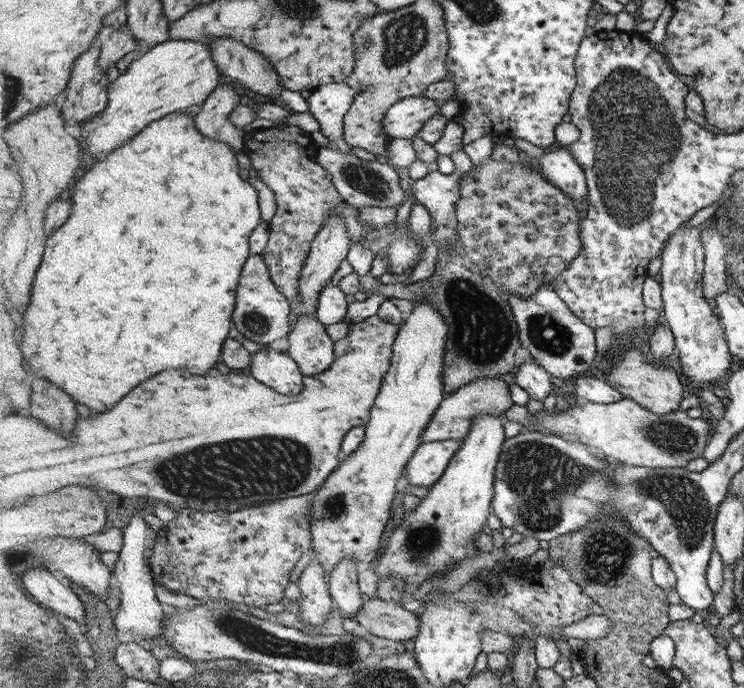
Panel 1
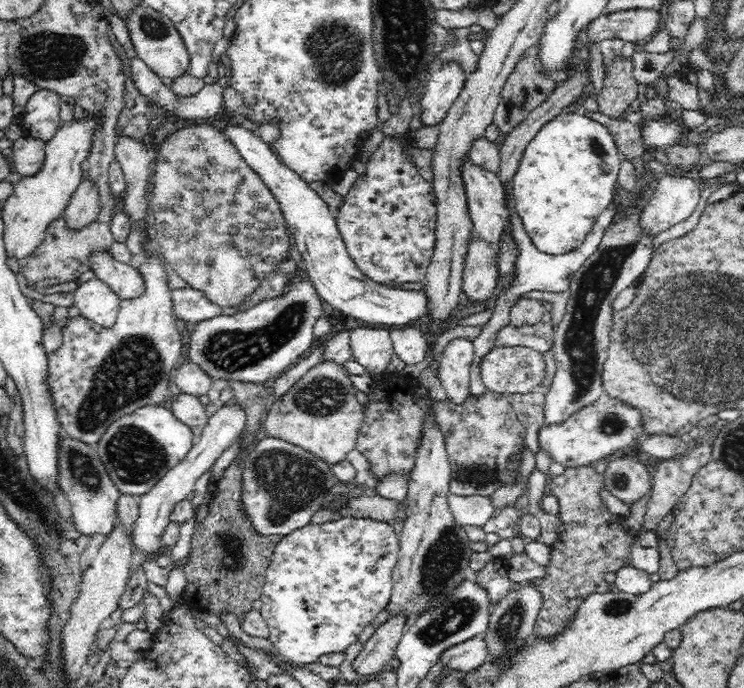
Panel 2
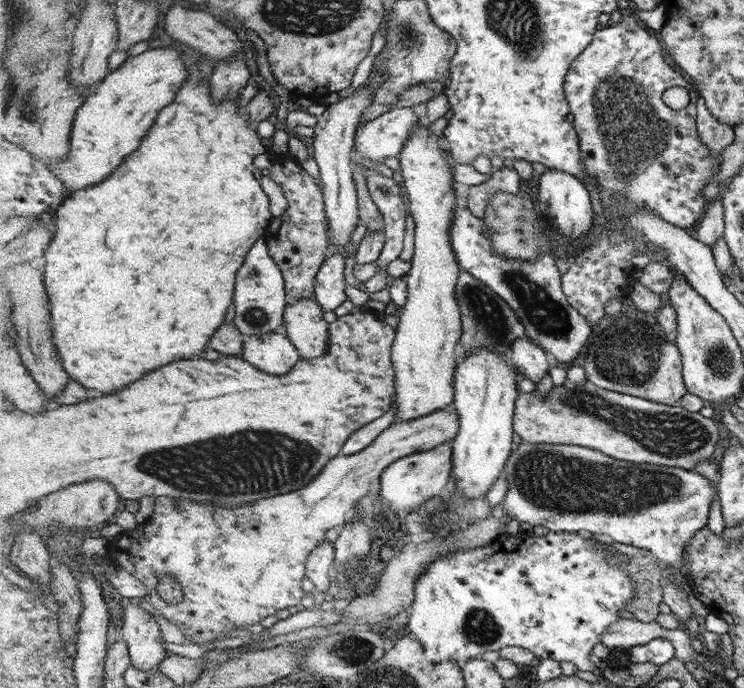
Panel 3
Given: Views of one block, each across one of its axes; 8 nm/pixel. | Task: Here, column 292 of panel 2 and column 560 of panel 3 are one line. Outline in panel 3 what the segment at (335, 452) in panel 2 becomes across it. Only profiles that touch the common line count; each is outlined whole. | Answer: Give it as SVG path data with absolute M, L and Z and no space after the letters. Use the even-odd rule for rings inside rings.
M566 379L560 386L553 387L542 396L538 391L522 392L518 396L517 411L514 412L514 432L523 442L530 444L576 444L605 453L616 460L638 464L657 464L695 470L701 462L712 456L720 438L718 424L699 412L690 412L678 404L658 404L630 393L621 393L600 388L588 379L585 384Z

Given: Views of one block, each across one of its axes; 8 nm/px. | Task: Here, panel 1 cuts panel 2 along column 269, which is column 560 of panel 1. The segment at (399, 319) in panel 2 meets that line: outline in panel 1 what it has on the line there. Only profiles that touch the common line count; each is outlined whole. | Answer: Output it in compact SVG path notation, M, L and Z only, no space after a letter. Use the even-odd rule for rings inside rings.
M555 146L540 158L540 172L574 200L586 196L584 169L569 146Z

